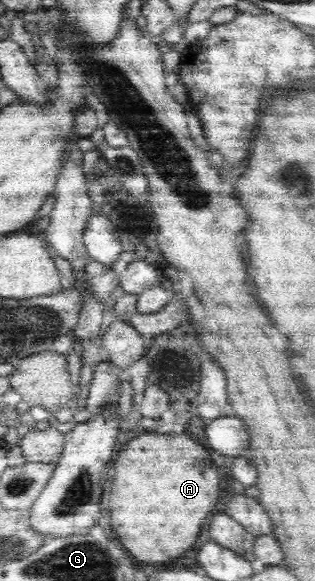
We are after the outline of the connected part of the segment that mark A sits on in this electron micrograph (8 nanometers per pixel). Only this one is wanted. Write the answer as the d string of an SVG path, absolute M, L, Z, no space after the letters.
M147 431L135 434L124 444L115 462L109 467L115 468L111 498L109 498L109 518L111 526L121 538L123 548L141 562L163 564L173 558L183 556L199 538L201 526L219 501L219 473L215 470L211 456L203 443L190 434L157 434Z

